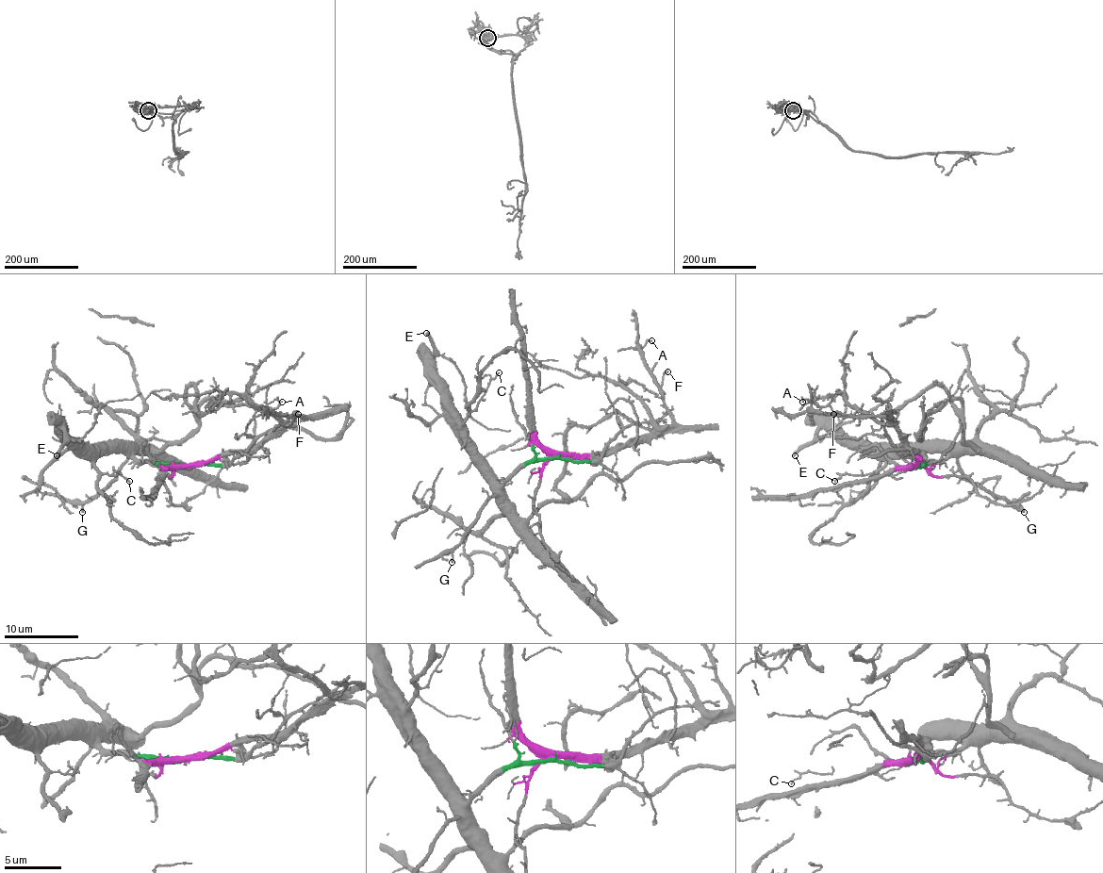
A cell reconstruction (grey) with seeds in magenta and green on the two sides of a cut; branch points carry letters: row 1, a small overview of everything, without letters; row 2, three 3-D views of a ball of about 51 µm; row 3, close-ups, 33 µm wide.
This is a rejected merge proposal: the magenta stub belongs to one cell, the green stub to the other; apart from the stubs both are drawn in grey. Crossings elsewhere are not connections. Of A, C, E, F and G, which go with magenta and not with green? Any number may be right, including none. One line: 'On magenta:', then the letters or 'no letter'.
On magenta: A, F

